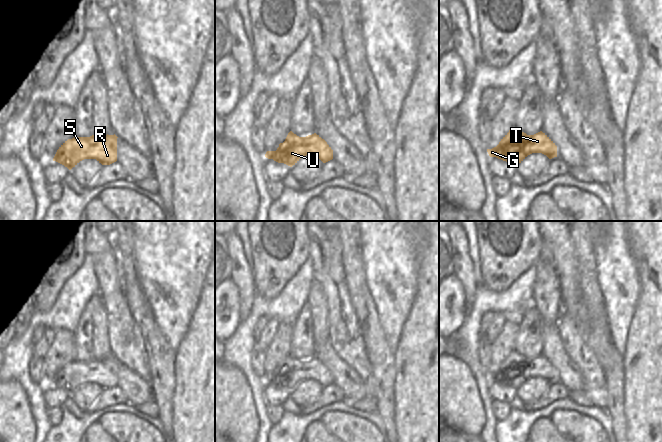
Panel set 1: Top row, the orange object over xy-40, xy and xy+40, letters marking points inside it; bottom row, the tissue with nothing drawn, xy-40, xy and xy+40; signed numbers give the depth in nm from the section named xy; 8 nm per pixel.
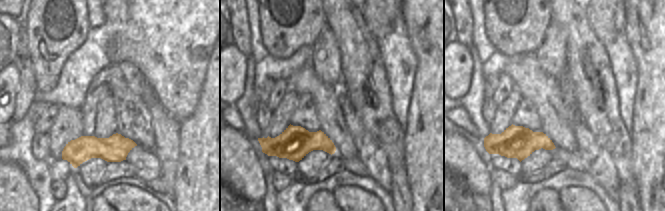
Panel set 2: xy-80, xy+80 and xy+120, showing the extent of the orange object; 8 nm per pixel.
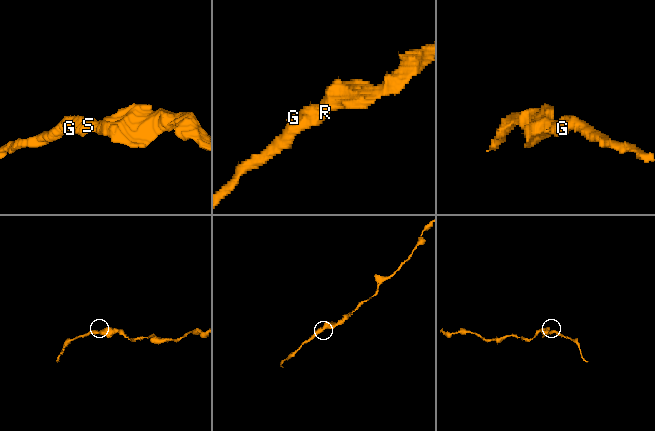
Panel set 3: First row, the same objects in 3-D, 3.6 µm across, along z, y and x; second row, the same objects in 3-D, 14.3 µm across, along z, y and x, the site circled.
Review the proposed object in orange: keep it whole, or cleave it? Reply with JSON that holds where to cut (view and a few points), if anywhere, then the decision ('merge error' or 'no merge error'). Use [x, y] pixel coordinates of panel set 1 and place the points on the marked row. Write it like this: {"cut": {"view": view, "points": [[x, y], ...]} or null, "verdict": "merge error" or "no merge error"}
{"cut": null, "verdict": "no merge error"}

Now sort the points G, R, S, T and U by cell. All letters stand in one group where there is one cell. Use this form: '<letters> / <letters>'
G R S T U

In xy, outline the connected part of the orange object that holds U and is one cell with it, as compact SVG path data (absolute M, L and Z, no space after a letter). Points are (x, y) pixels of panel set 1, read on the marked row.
M290 131L285 141L279 144L277 150L267 151L265 157L292 167L306 155L314 155L323 163L326 163L333 159L333 150L316 133L299 137Z

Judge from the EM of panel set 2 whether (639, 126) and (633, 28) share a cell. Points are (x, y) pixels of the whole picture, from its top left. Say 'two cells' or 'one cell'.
one cell

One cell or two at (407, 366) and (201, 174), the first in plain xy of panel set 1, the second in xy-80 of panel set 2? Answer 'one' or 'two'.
one

